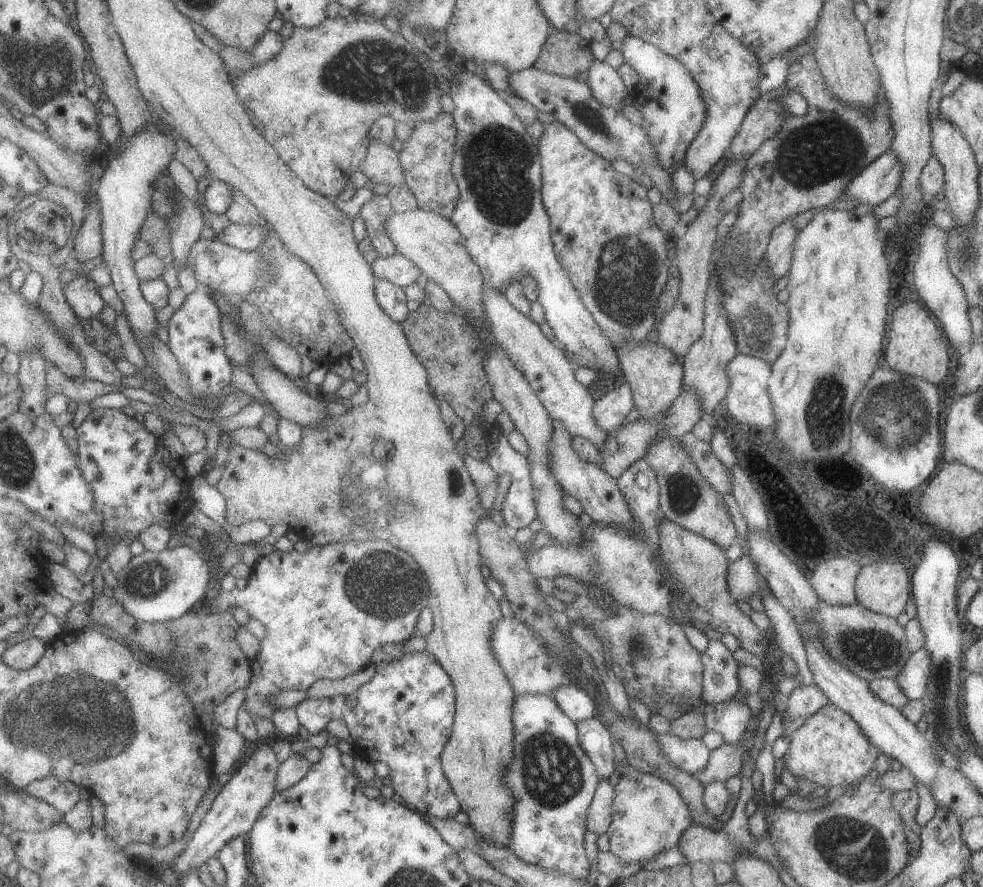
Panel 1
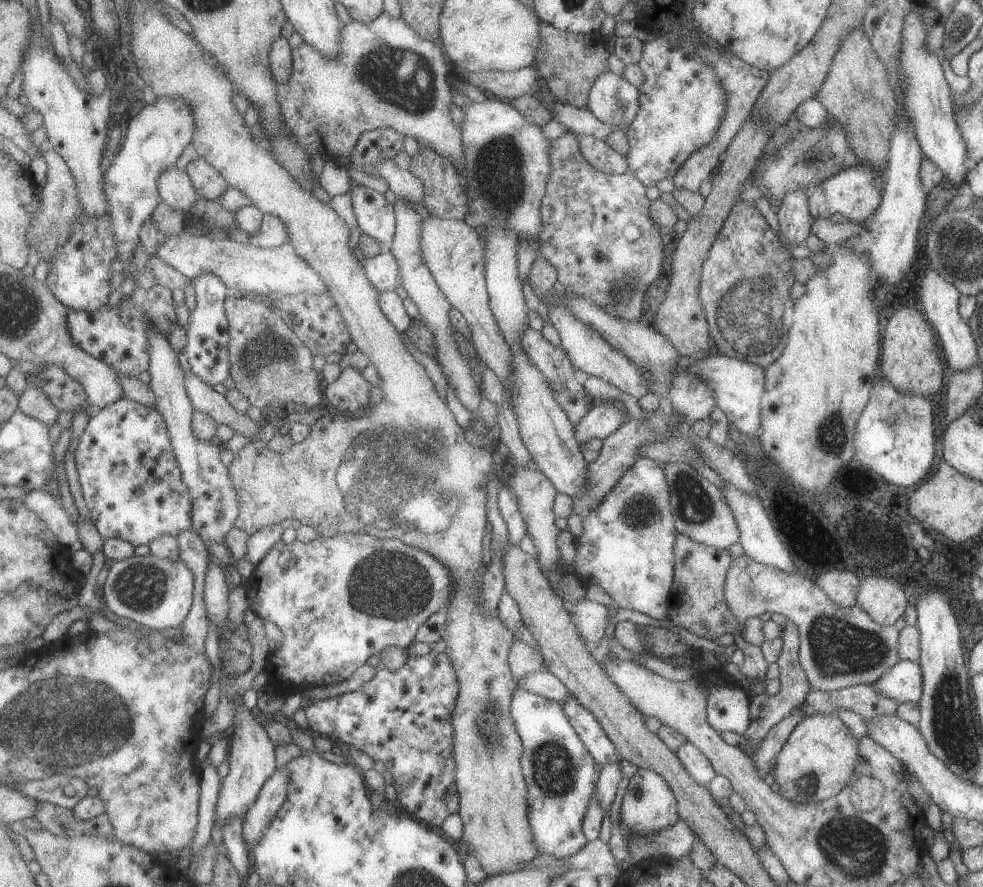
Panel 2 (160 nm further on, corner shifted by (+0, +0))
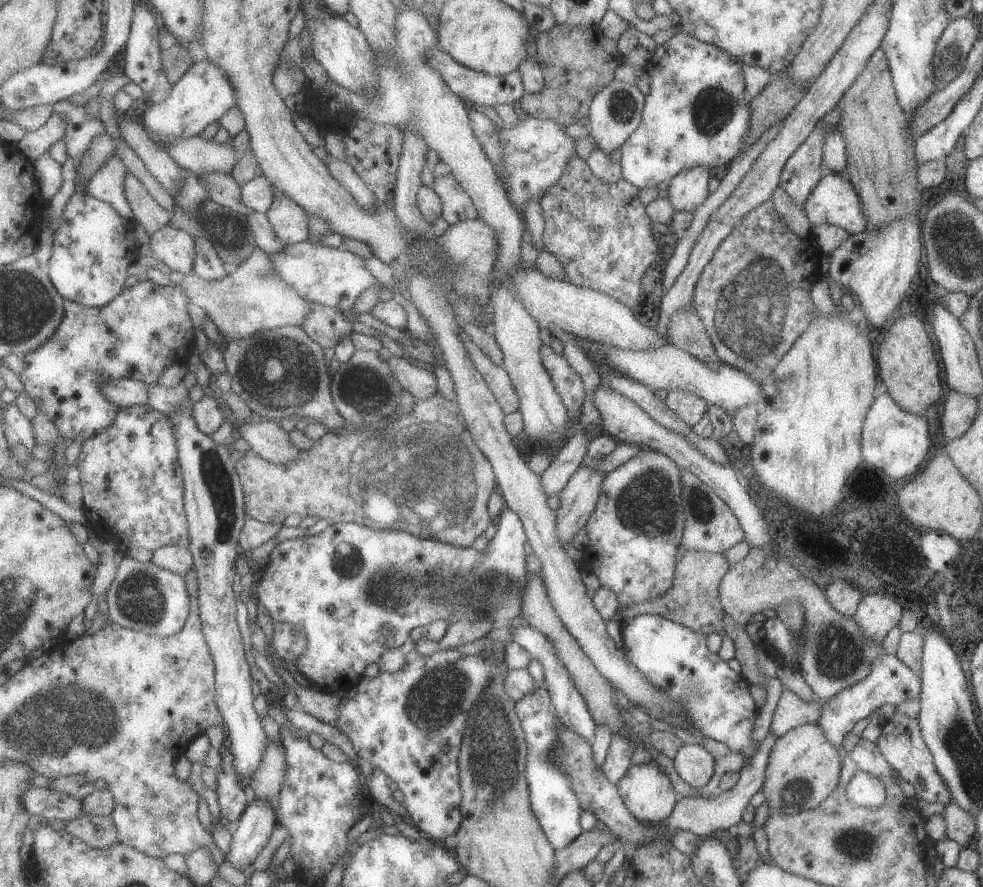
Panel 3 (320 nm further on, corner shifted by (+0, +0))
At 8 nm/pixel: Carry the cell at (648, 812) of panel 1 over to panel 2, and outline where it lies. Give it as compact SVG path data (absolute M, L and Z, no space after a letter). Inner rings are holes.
M638 769L630 778L622 797L619 822L625 831L646 835L671 826L678 818L673 791L656 772Z

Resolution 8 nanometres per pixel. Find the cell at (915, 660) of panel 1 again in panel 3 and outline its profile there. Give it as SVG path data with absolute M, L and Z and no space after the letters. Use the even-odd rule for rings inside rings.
M883 654L881 658L872 662L872 668L869 674L850 687L840 690L827 699L821 708L821 712L814 722L820 726L827 742L830 742L836 749L841 747L846 733L848 733L853 724L861 718L867 717L875 708L883 704L897 706L904 700L920 698L920 681L895 655Z

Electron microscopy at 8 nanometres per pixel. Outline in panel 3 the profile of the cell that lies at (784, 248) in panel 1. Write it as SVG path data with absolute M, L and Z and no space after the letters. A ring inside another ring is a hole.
M835 105L815 123L809 136L791 154L787 162L784 162L778 186L800 208L825 172L822 168L824 131L837 128L839 121L840 108Z

